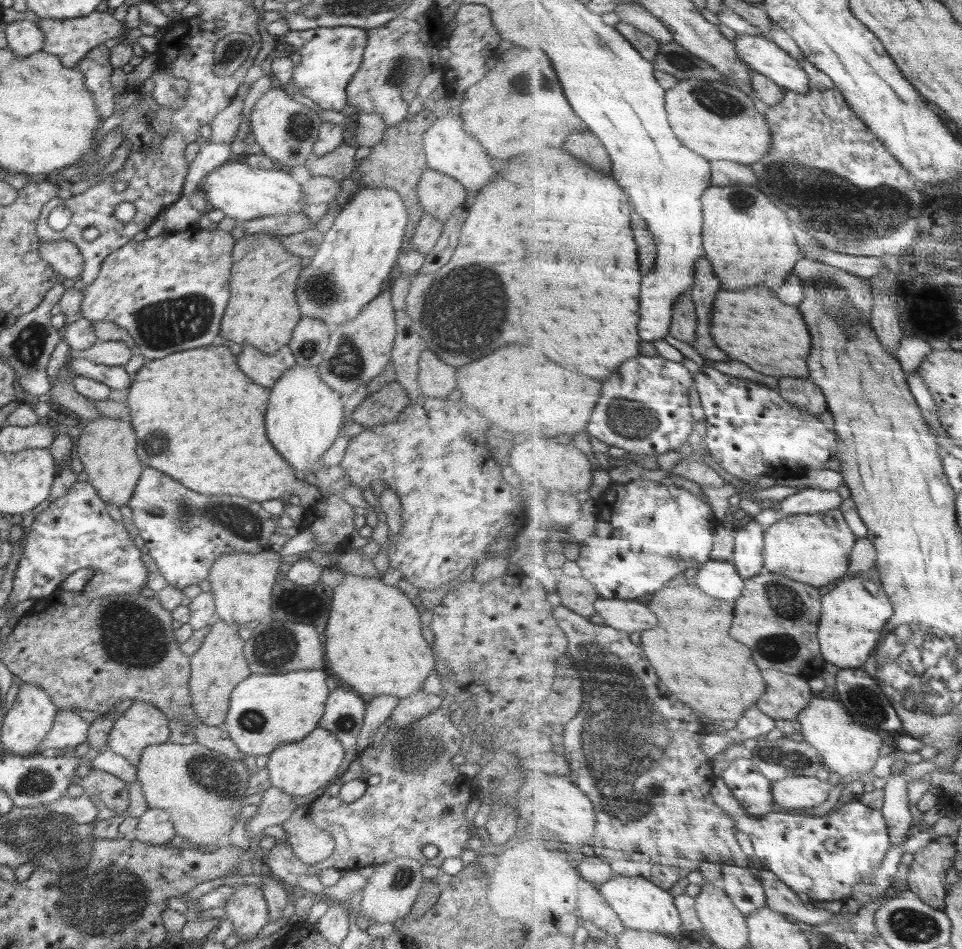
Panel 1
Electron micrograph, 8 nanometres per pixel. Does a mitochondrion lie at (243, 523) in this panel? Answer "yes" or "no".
yes

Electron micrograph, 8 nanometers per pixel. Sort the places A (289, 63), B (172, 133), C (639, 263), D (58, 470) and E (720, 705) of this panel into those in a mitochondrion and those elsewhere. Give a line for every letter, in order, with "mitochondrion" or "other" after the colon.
A: other
B: other
C: other
D: other
E: other

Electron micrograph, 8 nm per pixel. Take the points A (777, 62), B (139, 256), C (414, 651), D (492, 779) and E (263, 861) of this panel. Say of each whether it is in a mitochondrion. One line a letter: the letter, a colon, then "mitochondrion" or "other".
A: other
B: other
C: other
D: other
E: other

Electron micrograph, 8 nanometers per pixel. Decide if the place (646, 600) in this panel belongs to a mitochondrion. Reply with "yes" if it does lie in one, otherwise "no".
no

